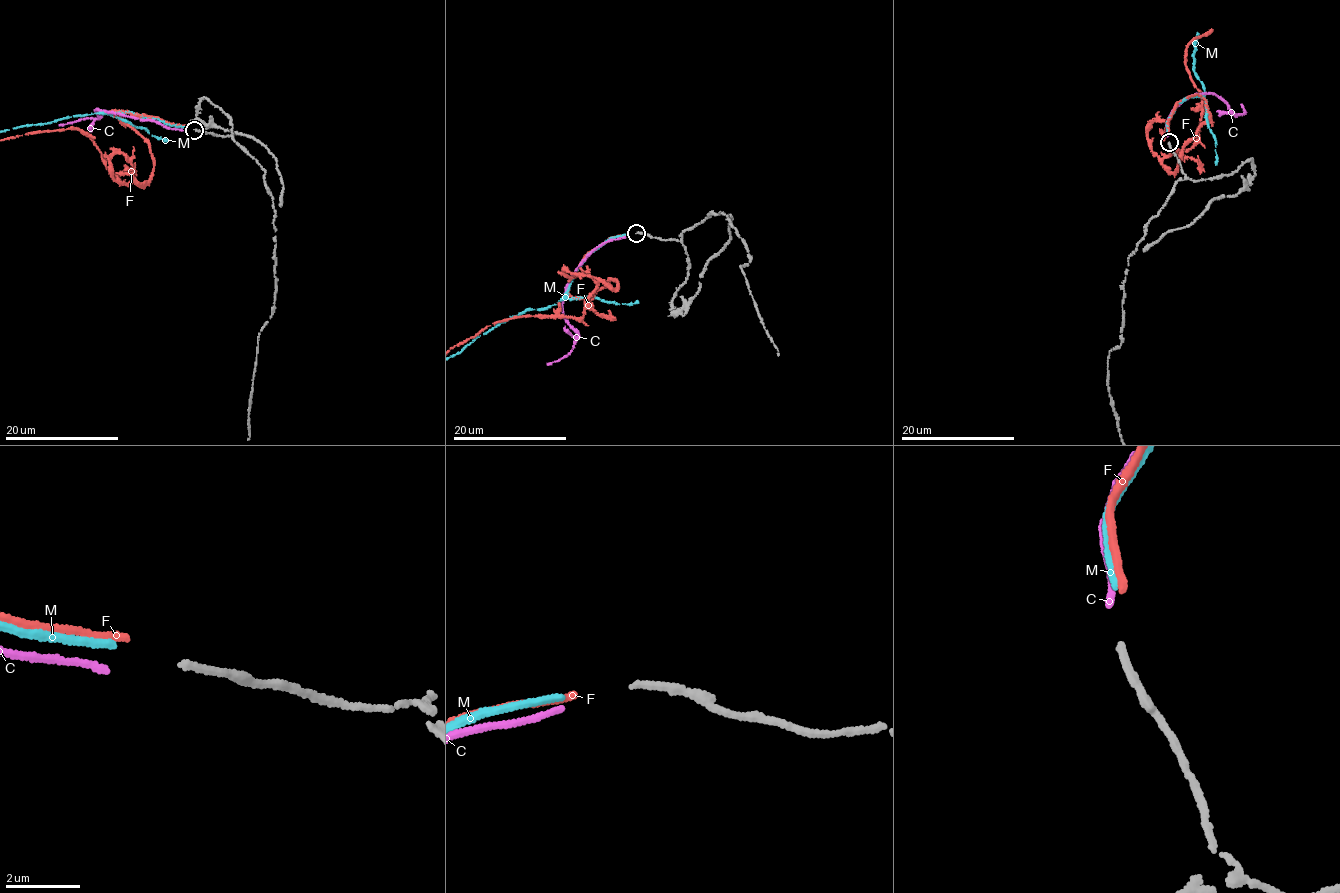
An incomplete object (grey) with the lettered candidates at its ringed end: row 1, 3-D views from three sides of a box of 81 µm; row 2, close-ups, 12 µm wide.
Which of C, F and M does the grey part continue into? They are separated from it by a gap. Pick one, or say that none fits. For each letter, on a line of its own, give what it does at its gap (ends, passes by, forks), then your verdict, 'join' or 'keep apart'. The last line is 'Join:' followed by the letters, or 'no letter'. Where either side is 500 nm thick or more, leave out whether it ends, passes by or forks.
C: it ends there; keep apart
F: it ends there; keep apart
M: it ends there; join
Join: M

